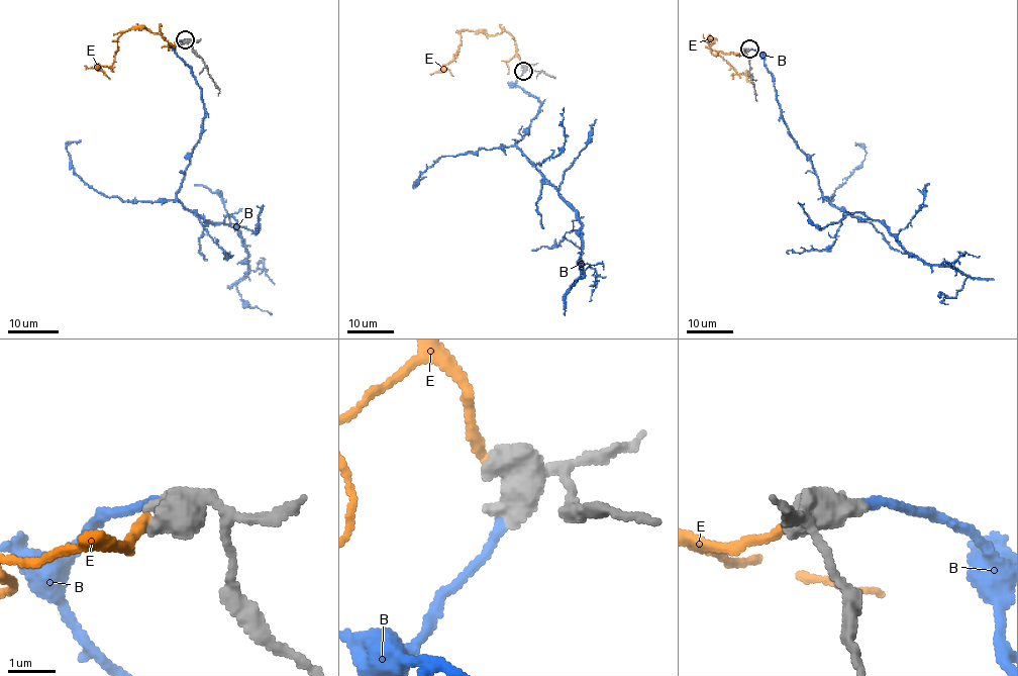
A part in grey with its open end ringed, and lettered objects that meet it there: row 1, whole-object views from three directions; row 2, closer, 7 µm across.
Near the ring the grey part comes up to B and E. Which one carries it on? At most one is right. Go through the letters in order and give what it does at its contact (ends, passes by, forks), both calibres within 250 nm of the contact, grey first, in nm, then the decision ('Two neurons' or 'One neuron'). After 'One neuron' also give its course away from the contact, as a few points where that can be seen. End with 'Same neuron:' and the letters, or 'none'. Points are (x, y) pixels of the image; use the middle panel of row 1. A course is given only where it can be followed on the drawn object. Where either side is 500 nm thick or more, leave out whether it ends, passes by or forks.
B: Thickness 550 nm (grey) against 180 nm. One neuron. Its course: (523, 71), (514, 85), (541, 105), (515, 145), (579, 217), (581, 274), (571, 288), (589, 266), (603, 270)
E: Thickness 650 nm (grey) against 200 nm. Two neurons
Same neuron: B

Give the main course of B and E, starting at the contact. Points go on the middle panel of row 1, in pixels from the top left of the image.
B: (523, 71), (514, 85), (541, 105), (515, 145), (579, 217), (581, 274), (571, 288), (589, 266), (603, 270)
E: (521, 65), (511, 34), (468, 30), (461, 32), (461, 45), (453, 60), (429, 74)

